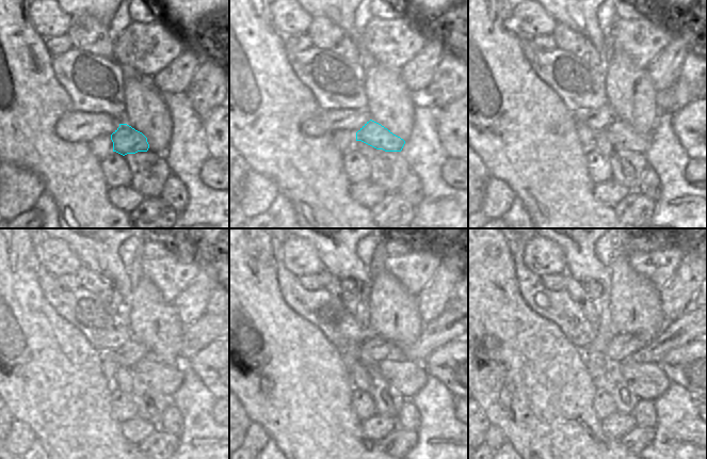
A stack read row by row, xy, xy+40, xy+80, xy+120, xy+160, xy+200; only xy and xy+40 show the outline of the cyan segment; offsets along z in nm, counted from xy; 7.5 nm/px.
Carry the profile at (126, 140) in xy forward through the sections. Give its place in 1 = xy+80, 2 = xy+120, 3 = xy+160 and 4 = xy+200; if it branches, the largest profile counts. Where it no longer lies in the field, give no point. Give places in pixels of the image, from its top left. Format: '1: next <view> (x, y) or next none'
1: next xy+80 (623, 136)
2: next xy+120 (165, 379)
3: next xy+160 (407, 377)
4: next xy+200 (648, 381)

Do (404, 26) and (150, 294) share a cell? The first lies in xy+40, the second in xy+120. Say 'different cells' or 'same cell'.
different cells

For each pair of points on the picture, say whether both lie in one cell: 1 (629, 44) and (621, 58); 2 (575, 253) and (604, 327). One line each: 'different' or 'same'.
1: different
2: same

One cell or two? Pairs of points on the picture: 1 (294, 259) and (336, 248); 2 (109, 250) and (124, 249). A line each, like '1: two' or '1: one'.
1: two
2: two

